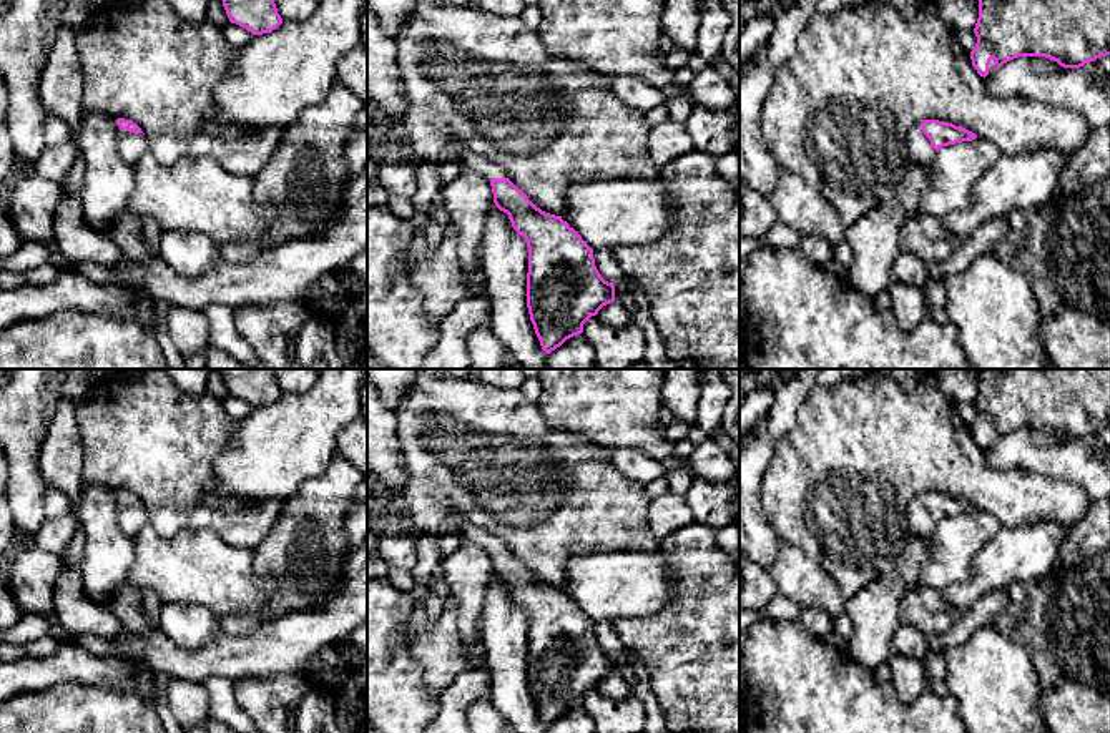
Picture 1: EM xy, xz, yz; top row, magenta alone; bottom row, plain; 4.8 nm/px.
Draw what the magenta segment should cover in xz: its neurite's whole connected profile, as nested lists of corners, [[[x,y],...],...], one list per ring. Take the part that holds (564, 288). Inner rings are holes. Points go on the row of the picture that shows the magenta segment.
[[[465,151],[460,158],[465,170],[490,180],[495,206],[508,214],[512,228],[525,238],[528,248],[527,307],[542,349],[550,354],[567,339],[583,332],[583,324],[615,301],[615,286],[602,278],[595,266],[593,249],[562,219],[537,208],[528,196],[480,153]]]

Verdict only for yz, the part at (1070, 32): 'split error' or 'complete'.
complete

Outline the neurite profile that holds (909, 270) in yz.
[[[901,251],[897,261],[892,264],[894,283],[904,283],[924,289],[929,276],[927,263],[907,251]]]

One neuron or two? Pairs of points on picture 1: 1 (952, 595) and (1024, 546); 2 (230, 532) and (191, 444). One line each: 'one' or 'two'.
1: one
2: one

